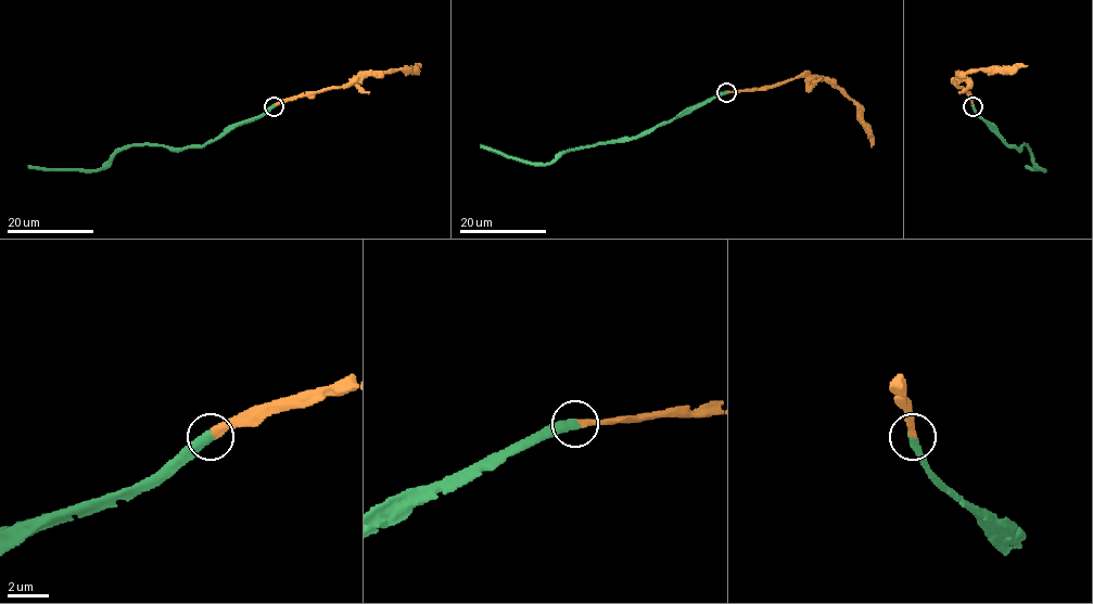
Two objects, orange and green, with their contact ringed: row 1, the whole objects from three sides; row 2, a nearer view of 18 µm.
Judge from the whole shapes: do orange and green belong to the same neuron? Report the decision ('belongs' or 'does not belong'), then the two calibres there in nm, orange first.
belongs | 380/420 nm

